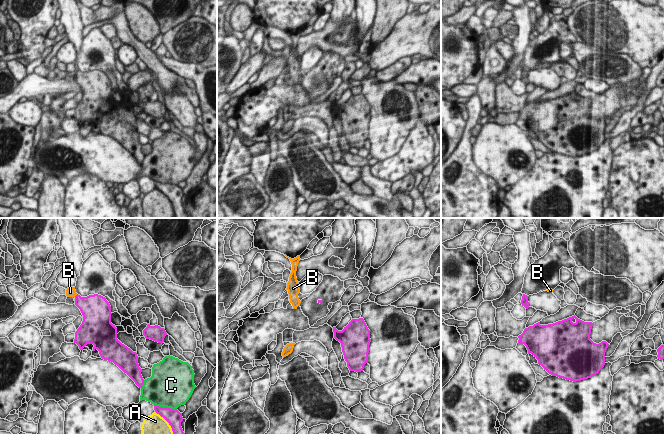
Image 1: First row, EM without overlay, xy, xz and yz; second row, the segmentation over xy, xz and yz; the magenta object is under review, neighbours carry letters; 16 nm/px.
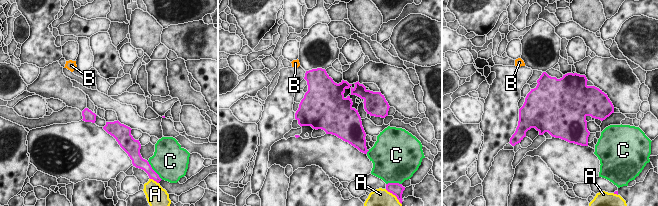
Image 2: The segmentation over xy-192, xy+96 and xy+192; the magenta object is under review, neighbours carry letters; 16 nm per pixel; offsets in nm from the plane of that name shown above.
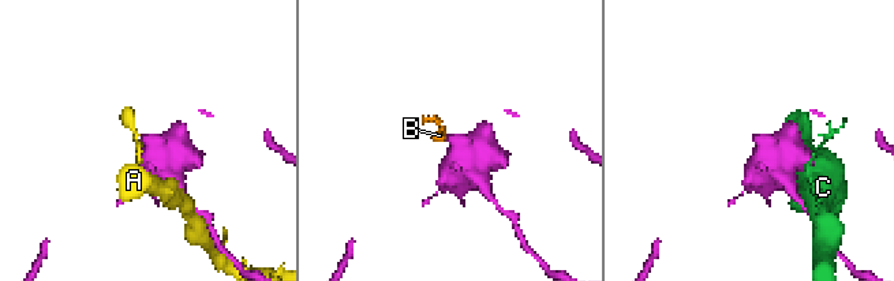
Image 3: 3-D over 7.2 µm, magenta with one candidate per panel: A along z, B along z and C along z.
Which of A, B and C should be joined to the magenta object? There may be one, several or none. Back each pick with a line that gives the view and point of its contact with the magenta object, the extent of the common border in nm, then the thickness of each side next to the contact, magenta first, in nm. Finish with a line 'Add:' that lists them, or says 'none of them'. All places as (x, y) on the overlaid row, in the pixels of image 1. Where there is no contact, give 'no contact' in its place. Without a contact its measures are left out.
Add: none of them

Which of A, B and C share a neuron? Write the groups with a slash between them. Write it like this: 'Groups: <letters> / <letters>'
Groups: A / B / C.

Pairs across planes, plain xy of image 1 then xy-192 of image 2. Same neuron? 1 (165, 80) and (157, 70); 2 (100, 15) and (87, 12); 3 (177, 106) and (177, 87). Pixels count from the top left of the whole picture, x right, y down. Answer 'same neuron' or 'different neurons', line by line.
1: different neurons
2: same neuron
3: different neurons

